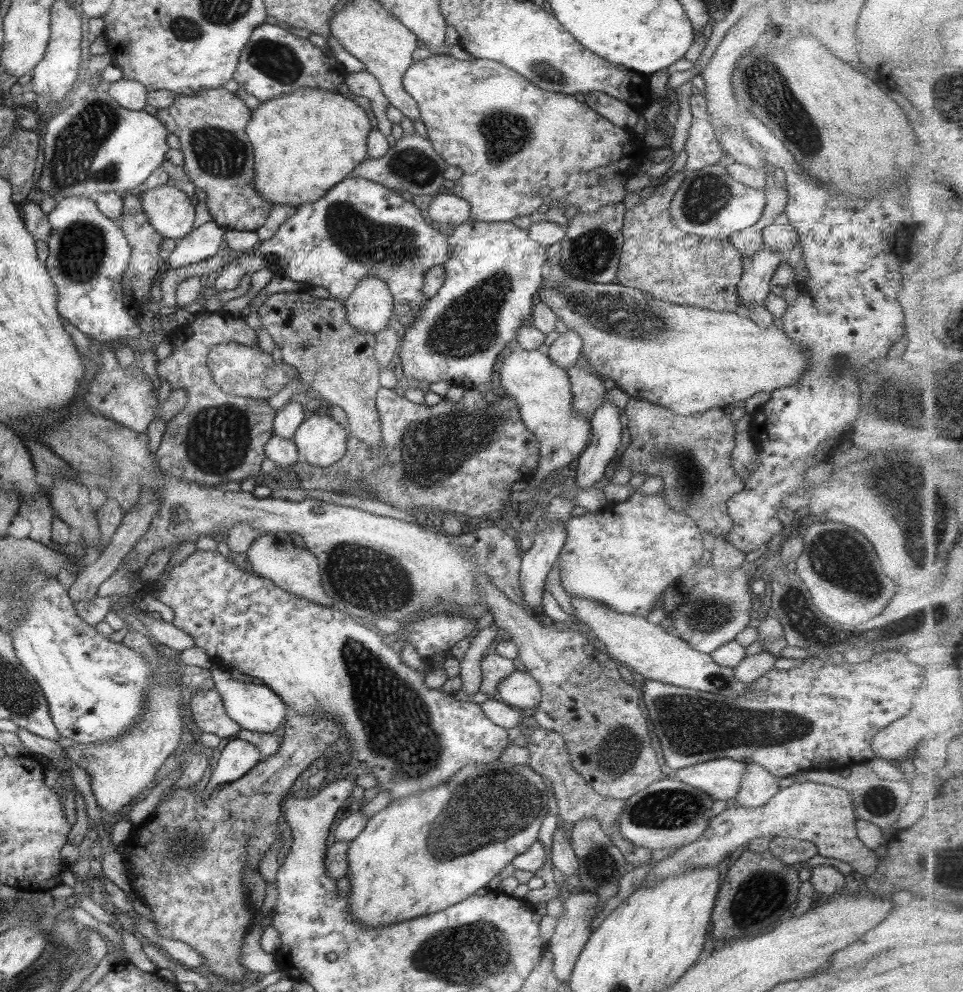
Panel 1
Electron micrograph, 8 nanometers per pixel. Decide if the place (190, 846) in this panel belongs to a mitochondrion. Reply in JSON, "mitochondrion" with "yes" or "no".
{"mitochondrion":"yes"}

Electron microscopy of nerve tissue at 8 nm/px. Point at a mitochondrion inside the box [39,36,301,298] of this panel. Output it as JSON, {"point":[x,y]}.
{"point":[78,155]}

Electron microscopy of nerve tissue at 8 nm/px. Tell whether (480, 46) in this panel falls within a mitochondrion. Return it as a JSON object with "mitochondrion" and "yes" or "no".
{"mitochondrion":"no"}

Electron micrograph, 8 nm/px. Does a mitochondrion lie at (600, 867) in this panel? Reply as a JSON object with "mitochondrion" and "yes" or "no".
{"mitochondrion":"yes"}

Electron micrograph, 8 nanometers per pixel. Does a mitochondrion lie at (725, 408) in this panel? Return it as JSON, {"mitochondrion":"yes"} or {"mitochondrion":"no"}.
{"mitochondrion":"no"}

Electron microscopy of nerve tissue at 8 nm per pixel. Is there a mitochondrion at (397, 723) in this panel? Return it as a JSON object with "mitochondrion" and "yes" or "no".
{"mitochondrion":"yes"}

